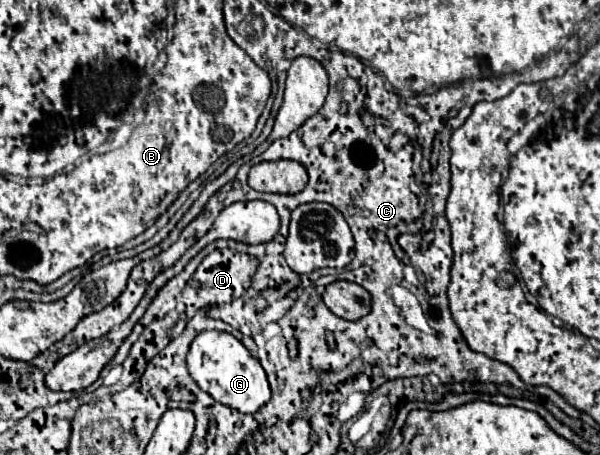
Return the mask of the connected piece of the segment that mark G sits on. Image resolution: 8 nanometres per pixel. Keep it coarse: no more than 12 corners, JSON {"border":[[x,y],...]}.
{"border":[[204,331],[188,373],[218,403],[270,401],[260,363],[230,333]]}

